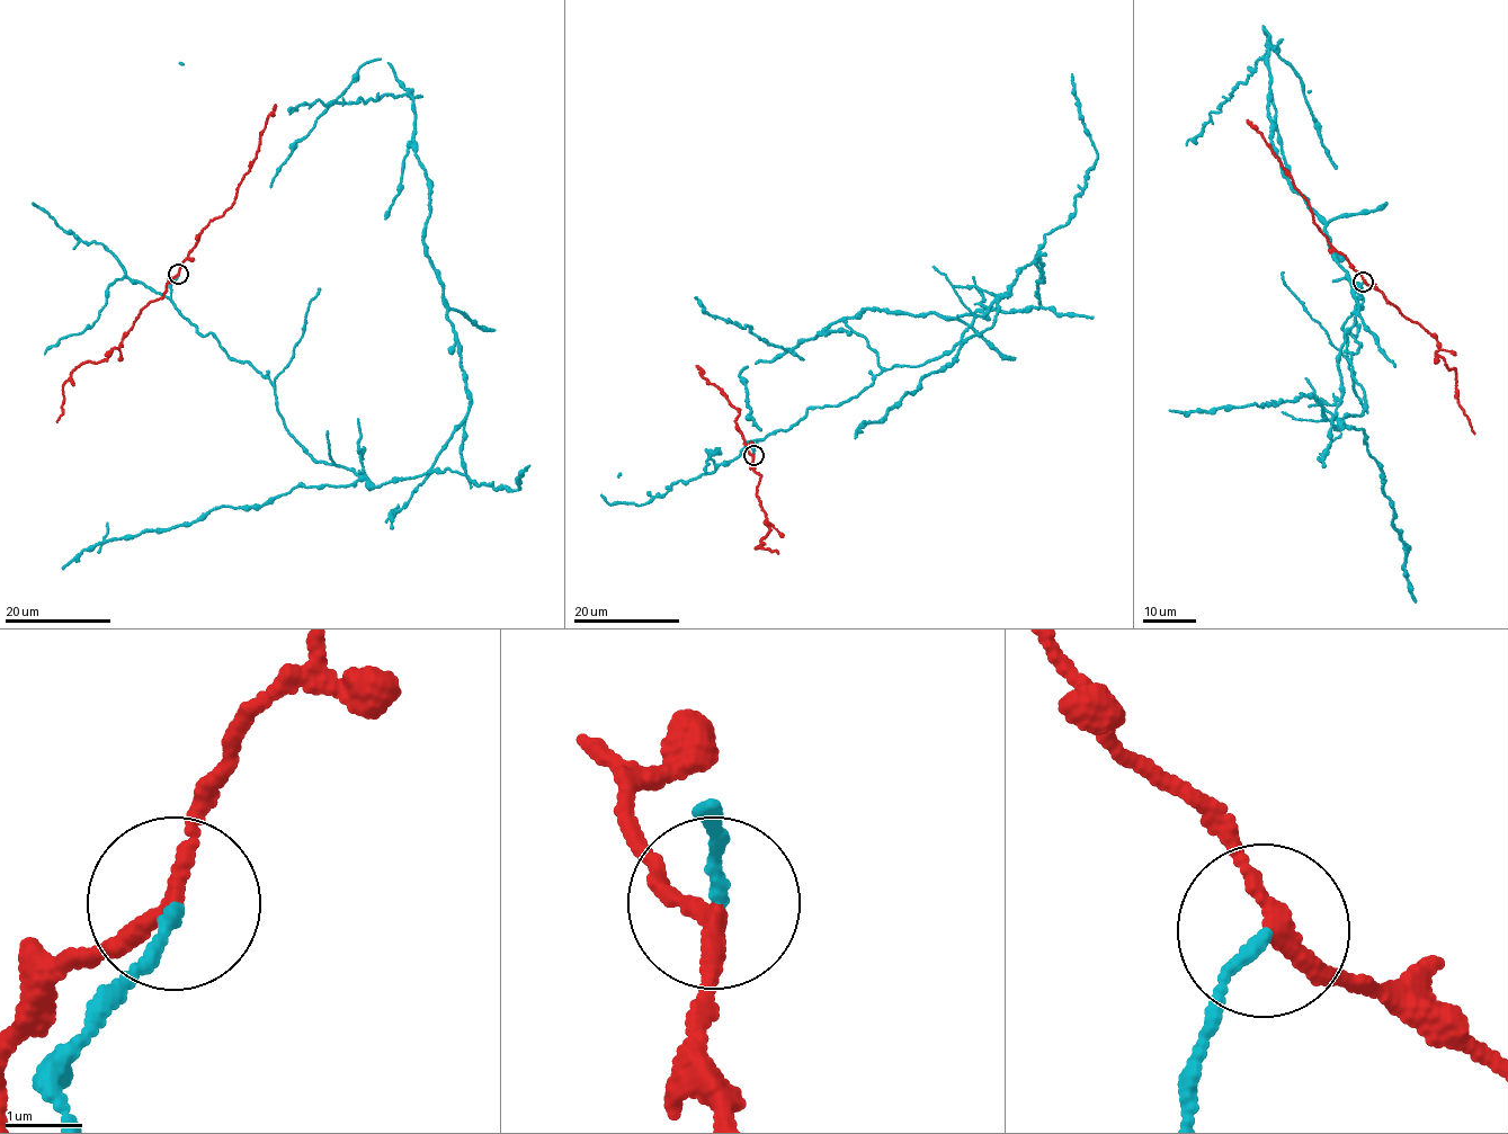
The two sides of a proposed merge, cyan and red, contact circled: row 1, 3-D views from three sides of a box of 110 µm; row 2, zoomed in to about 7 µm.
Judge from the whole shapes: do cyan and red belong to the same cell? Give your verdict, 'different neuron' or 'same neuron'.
different neuron

